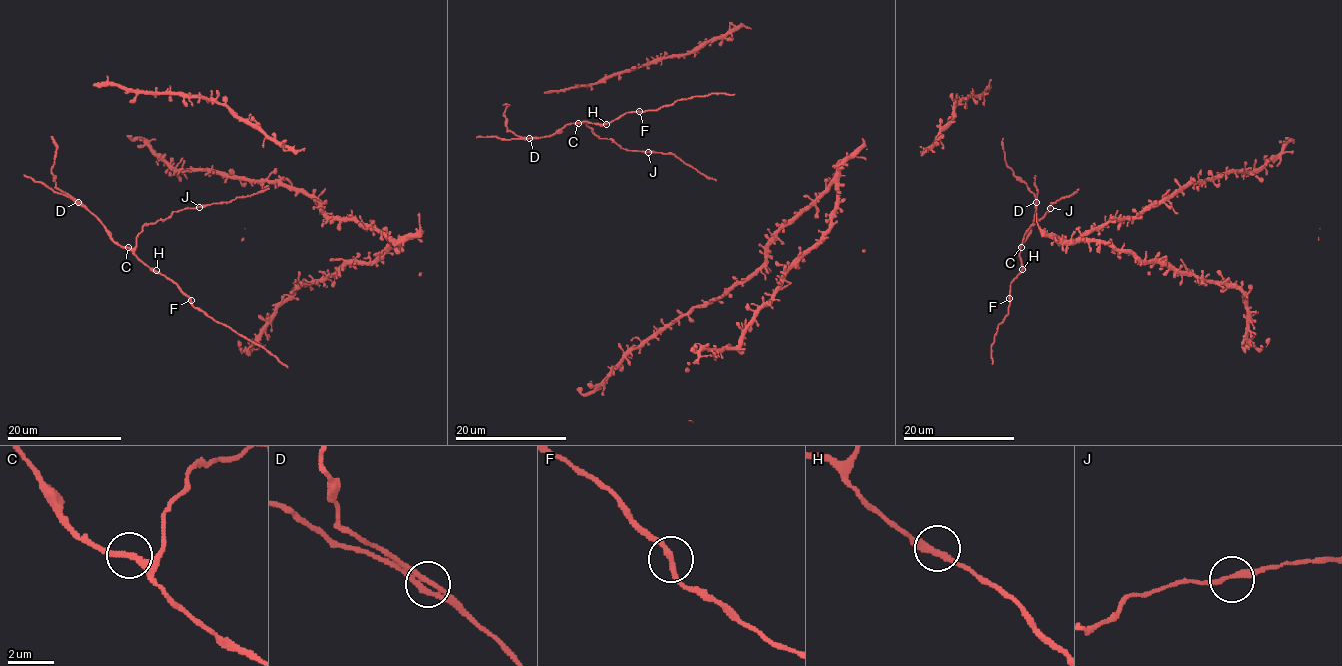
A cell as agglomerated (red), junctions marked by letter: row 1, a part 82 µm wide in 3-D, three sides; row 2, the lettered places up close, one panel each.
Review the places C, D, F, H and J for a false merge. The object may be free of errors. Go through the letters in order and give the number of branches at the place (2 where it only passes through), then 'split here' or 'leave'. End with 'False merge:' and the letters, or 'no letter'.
C: 2 | leave
D: 2 | split here
F: 2 | leave
H: 2 | leave
J: 2 | leave
False merge: D

